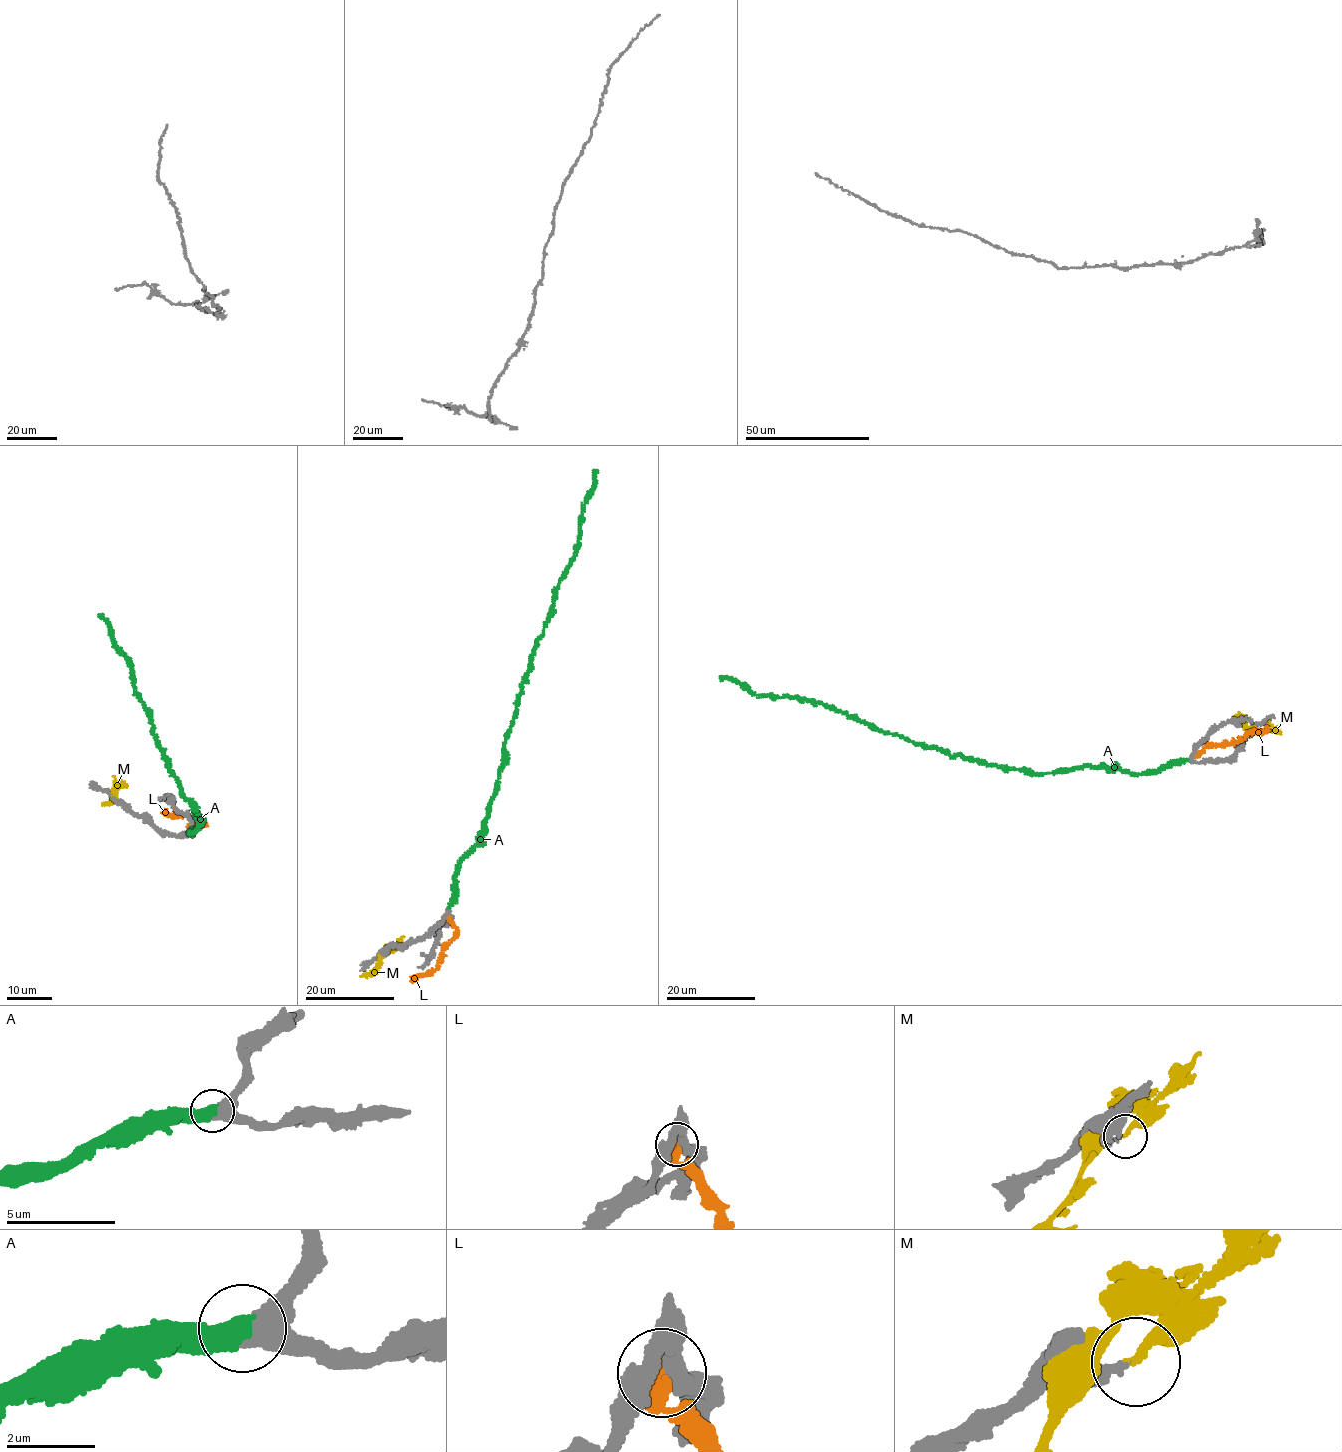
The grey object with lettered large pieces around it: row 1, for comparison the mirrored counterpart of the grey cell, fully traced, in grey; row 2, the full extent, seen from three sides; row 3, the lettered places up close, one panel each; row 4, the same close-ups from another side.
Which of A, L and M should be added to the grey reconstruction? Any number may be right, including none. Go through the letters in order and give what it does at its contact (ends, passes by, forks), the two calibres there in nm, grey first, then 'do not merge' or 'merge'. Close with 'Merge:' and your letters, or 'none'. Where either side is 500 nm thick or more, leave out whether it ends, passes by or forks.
A: it ends; calibres 360 and 480 nm; merge
L: calibres 360 and 550 nm; do not merge
M: it ends; calibres 170 and 260 nm; do not merge
Merge: A

